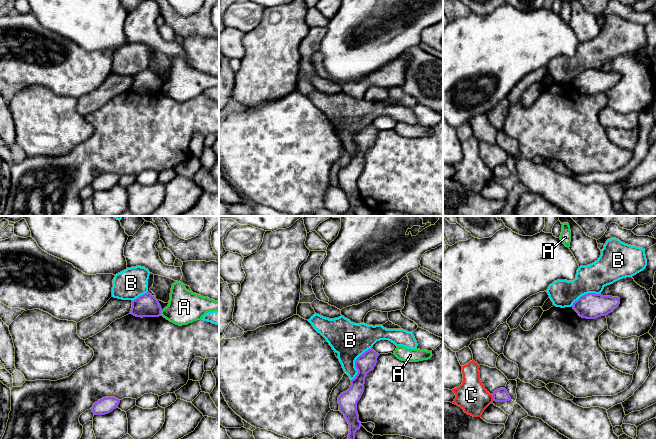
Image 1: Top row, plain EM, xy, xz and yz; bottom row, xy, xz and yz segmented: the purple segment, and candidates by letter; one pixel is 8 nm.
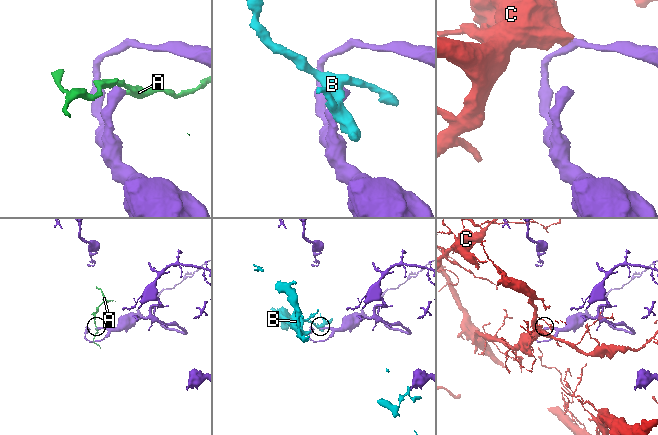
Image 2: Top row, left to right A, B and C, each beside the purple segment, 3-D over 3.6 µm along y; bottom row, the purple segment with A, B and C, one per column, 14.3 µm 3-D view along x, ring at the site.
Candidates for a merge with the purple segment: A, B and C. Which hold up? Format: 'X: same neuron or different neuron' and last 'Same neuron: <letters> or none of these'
A: different neuron
B: different neuron
C: different neuron
Same neuron: none of these

